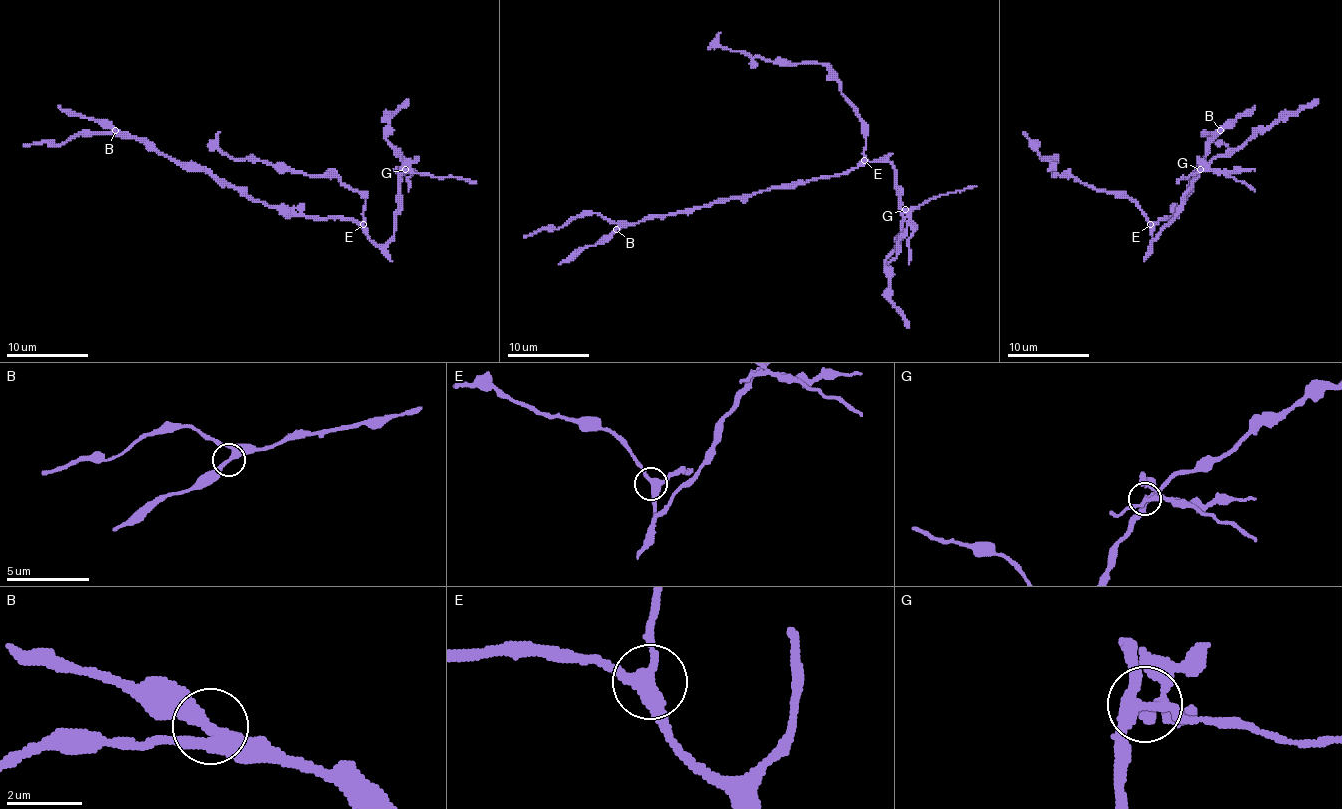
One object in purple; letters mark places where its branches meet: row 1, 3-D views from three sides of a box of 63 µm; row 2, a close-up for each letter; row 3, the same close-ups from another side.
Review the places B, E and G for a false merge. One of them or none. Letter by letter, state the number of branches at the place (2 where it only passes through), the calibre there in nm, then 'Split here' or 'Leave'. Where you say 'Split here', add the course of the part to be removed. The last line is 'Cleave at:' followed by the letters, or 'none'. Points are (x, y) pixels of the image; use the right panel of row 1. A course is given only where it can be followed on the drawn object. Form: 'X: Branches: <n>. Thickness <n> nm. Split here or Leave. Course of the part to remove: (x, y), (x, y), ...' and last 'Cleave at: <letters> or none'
B: Branches: 3. Thickness 300 nm. Leave
E: Branches: 3. Thickness 340 nm. Leave
G: Branches: 4. Thickness 260 nm. Split here. Course of the part to remove: (1199, 169), (1177, 183)
Cleave at: G

